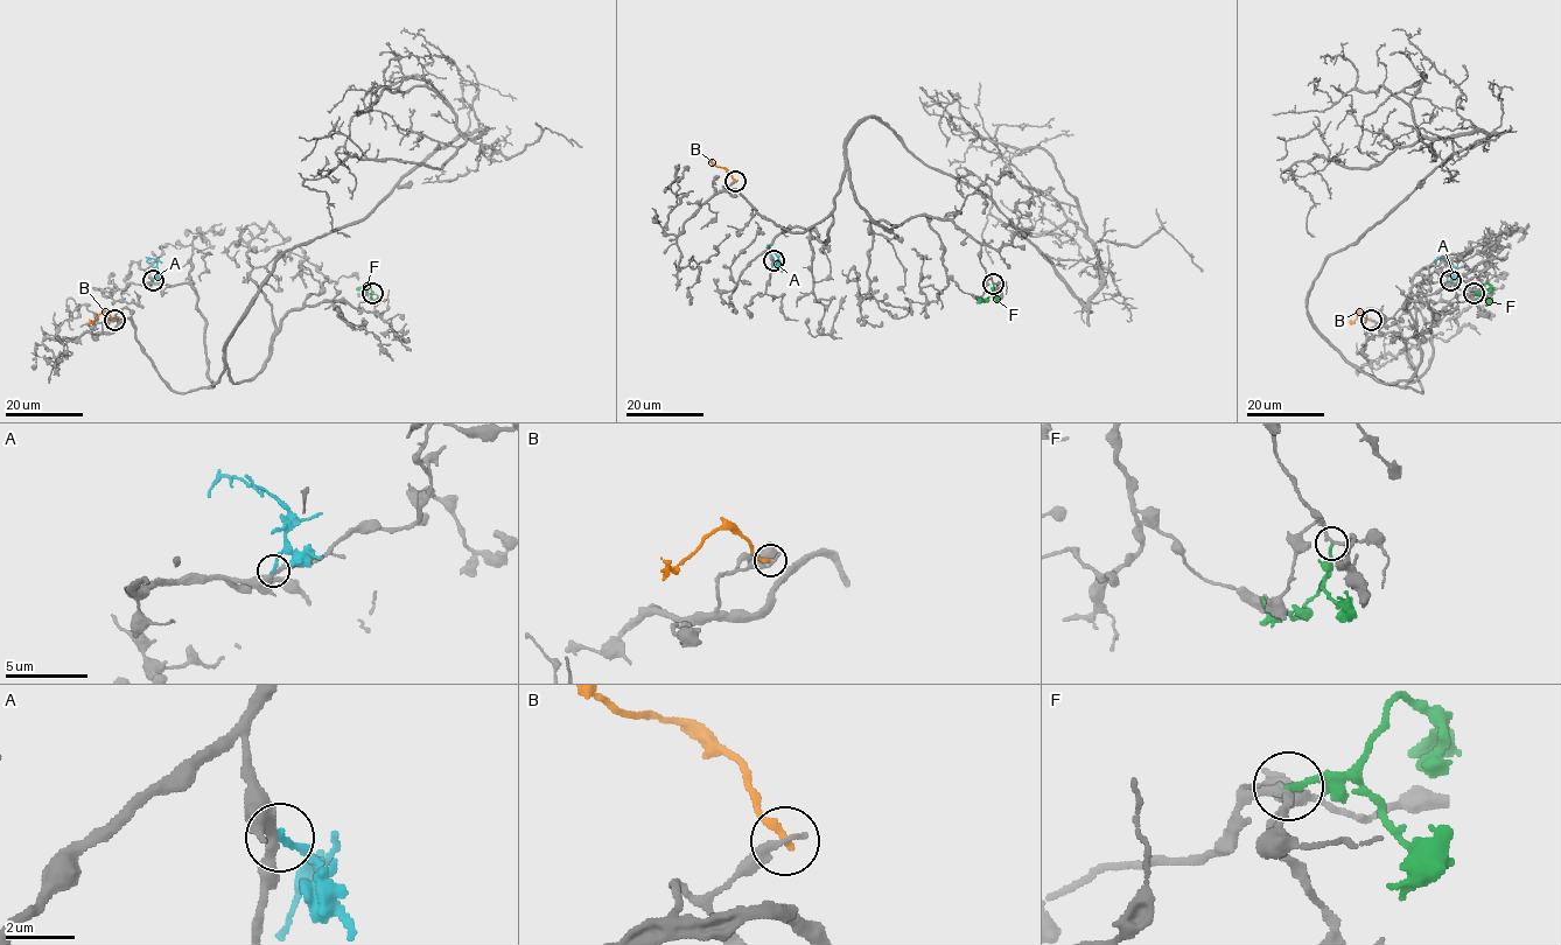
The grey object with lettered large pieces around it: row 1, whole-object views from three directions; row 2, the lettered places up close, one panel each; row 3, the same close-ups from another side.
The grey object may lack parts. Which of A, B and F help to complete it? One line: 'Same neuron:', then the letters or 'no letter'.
Same neuron: no letter

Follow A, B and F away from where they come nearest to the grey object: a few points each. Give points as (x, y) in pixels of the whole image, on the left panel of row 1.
A: (152, 281), (158, 261), (149, 258), (148, 263)
B: (114, 320), (104, 312), (92, 322), (89, 319)
F: (373, 293), (369, 284), (356, 288)

